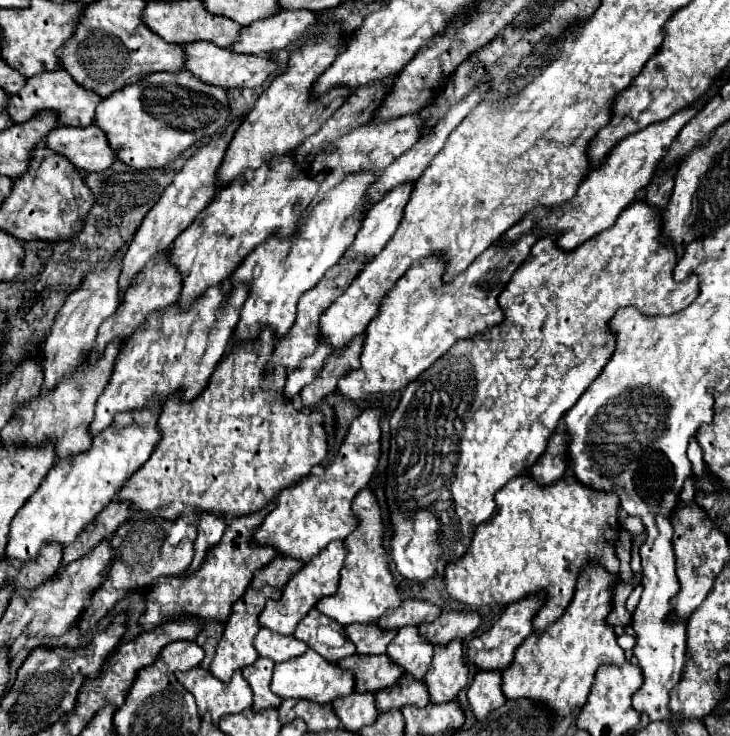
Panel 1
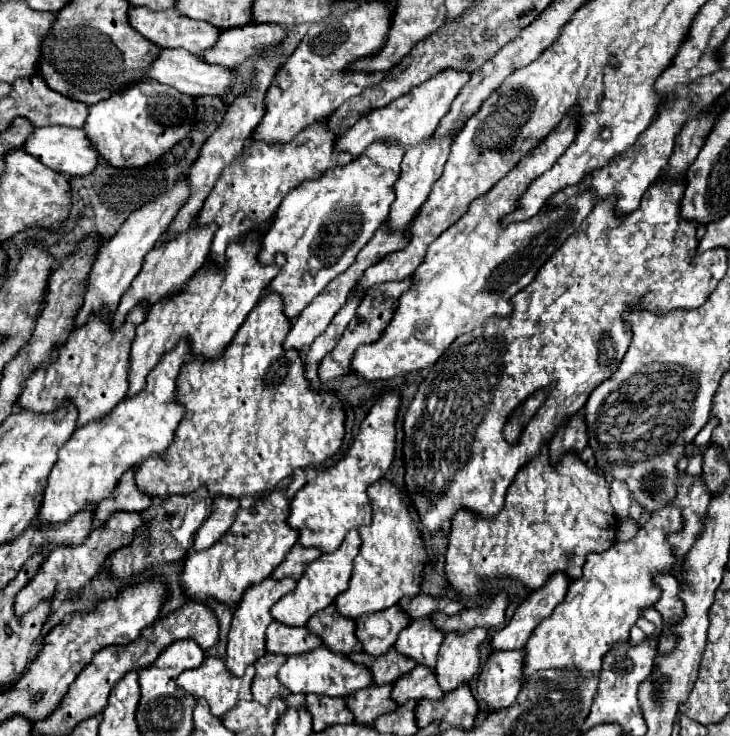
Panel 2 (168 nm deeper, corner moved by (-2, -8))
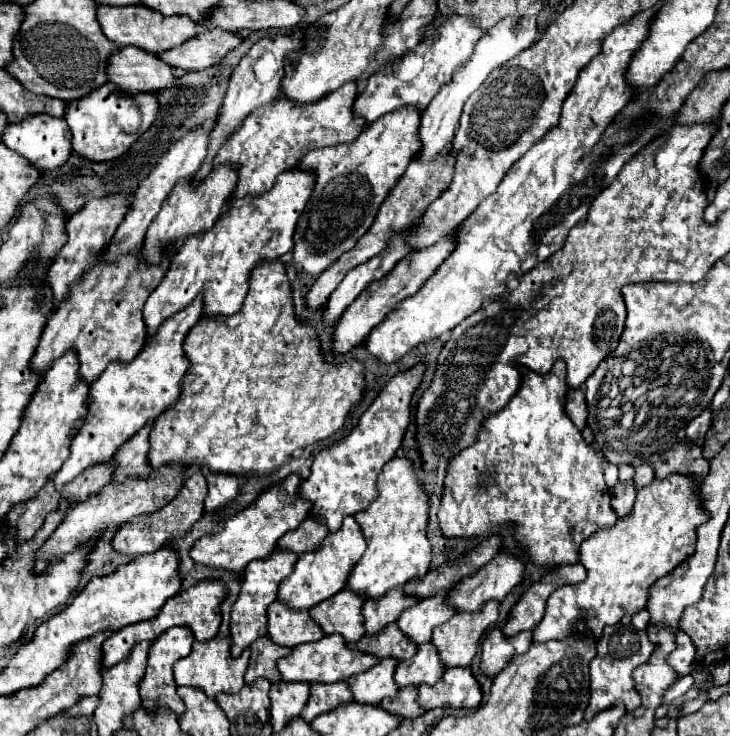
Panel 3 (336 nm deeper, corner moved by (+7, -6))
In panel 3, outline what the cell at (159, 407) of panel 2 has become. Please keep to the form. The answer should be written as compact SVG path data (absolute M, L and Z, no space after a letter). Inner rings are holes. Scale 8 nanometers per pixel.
M195 300L191 308L183 308L175 316L167 318L163 328L159 328L155 334L155 340L145 344L135 360L127 364L109 364L103 376L91 384L91 402L85 424L71 440L71 454L67 462L53 476L59 490L85 468L113 458L119 446L141 430L147 420L157 420L157 416L161 416L179 398L179 382L191 366L187 356L183 356L183 340L187 332L201 320L201 316L203 300Z

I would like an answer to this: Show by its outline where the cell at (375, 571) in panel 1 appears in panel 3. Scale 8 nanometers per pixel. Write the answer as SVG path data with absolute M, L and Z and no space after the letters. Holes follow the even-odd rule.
M393 458L381 470L377 490L379 498L363 512L355 514L355 520L365 534L367 550L355 564L347 582L349 590L365 592L365 596L373 600L379 600L395 586L403 586L413 578L425 576L431 564L431 542L427 540L429 496L421 488L411 462L407 458Z

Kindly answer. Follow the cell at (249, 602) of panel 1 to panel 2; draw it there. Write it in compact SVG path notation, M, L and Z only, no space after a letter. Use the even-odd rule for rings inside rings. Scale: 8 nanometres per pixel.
M268 578L256 586L250 586L250 590L244 594L244 598L240 600L240 604L234 610L234 618L232 618L232 626L228 632L228 650L226 650L226 668L234 674L234 676L242 676L244 670L248 666L252 666L258 658L262 658L266 654L264 648L264 632L268 628L268 624L272 622L272 614L270 608L288 592L292 592L296 586L294 580L274 580Z

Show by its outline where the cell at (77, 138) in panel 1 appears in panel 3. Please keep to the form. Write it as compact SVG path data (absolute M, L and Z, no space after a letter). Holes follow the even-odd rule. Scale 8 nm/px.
M29 116L27 120L21 120L19 124L7 124L7 128L3 130L1 142L13 152L19 152L39 170L55 170L61 164L65 164L69 156L73 154L71 132L67 128L67 122L55 116Z

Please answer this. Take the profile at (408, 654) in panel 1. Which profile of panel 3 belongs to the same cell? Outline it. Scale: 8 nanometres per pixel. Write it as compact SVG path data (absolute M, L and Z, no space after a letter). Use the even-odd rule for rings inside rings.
M435 592L435 596L429 596L429 600L421 600L419 604L407 608L403 616L397 620L397 626L403 634L407 634L415 644L423 644L431 640L431 632L437 624L447 622L455 608L447 604L449 592Z

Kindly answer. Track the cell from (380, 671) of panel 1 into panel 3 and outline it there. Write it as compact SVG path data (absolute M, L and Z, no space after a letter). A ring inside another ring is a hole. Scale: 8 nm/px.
M387 624L383 632L375 636L363 636L359 642L349 644L349 646L367 654L375 654L379 658L393 656L397 660L407 660L417 652L417 646L411 644L411 640L403 636L403 632L399 632L397 624Z

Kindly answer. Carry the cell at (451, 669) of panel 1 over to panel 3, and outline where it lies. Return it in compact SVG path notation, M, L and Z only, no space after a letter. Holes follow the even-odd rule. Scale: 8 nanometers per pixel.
M489 600L479 612L457 612L451 620L433 628L433 644L447 668L469 666L481 634L499 618L499 602Z

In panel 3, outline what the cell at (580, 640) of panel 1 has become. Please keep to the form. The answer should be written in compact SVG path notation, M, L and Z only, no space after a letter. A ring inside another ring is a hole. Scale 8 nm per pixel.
M673 474L669 478L655 478L651 484L637 490L637 498L629 516L619 518L611 528L601 528L595 536L589 536L579 548L579 560L587 568L587 578L573 586L557 588L549 600L543 620L533 630L535 642L549 642L549 640L563 640L569 634L577 632L575 624L583 618L587 630L597 638L603 632L603 626L617 624L625 614L635 614L647 606L647 592L649 588L663 576L671 574L679 564L683 564L691 552L695 552L697 528L705 524L709 512L703 506L701 490L691 476Z

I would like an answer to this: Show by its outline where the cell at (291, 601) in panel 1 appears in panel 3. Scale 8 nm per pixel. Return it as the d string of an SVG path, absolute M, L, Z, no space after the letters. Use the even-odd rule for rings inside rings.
M345 516L343 526L337 532L331 532L325 536L323 544L315 552L307 552L299 556L291 576L287 576L279 586L279 600L287 602L291 608L309 610L311 606L335 596L343 590L343 584L347 584L347 576L351 574L351 568L359 562L359 556L365 552L365 540L359 524L353 516Z

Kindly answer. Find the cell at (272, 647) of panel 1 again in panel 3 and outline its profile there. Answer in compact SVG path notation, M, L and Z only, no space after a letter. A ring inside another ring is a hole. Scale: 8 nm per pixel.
M277 600L275 604L269 606L267 618L269 618L269 636L271 640L275 640L275 644L293 648L297 644L315 642L323 638L319 624L311 620L309 612L303 612L303 610L291 612L287 604L279 604Z

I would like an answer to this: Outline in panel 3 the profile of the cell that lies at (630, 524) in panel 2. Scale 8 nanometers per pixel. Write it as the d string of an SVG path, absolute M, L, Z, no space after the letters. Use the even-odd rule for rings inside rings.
M629 480L629 482L617 482L615 484L615 488L611 490L611 504L613 504L613 508L615 508L615 512L619 514L619 518L623 518L623 516L627 516L629 512L631 512L631 508L633 508L633 502L635 502L635 484L633 484L633 480Z

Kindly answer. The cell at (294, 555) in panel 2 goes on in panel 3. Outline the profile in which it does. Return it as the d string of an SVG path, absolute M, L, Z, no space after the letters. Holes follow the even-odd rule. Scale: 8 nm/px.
M309 516L307 520L303 520L303 524L299 524L299 528L295 528L279 538L279 548L291 550L295 554L303 554L303 552L315 550L327 534L329 534L327 528L323 528L323 524L319 524L319 520Z

